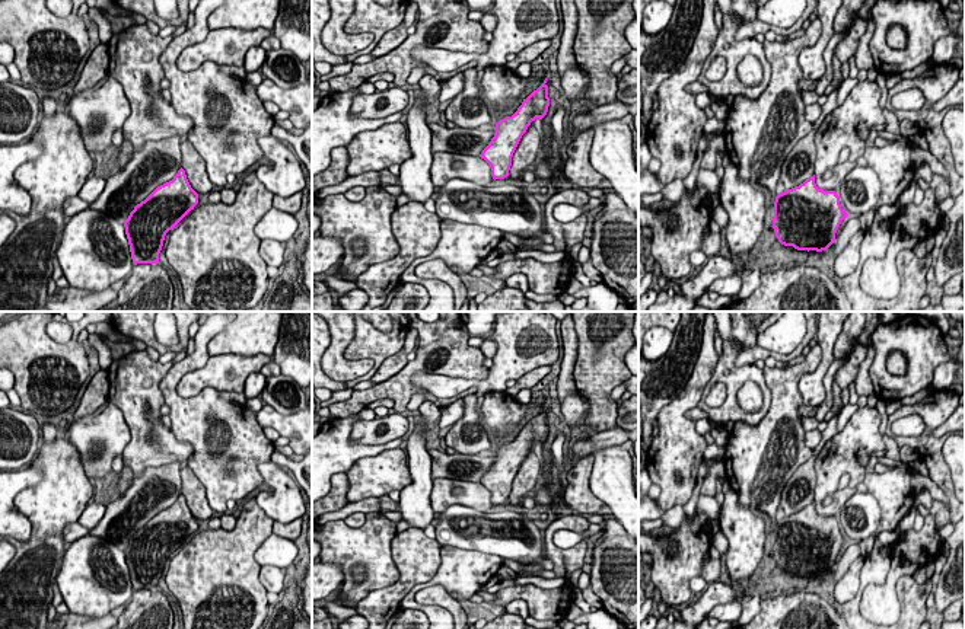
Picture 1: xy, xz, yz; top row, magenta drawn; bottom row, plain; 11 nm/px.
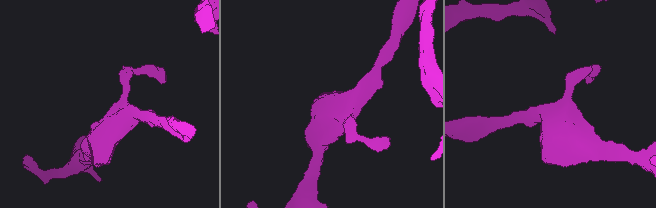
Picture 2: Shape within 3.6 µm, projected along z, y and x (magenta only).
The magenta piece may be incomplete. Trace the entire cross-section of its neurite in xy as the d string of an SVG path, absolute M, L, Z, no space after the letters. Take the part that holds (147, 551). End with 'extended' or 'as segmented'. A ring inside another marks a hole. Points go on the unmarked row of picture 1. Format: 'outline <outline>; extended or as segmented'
outline M181 494L172 507L157 513L124 546L133 596L111 629L173 629L173 612L159 588L165 562L198 530Z; extended

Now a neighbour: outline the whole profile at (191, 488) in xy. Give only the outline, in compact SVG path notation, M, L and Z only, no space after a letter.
M187 464L181 467L181 494L185 497L191 514L200 520L210 520L214 514L208 505L206 488Z

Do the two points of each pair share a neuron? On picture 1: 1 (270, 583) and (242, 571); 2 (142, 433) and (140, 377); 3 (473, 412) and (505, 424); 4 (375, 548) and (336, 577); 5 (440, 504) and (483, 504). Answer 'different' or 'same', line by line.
1: different
2: same
3: different
4: different
5: same

